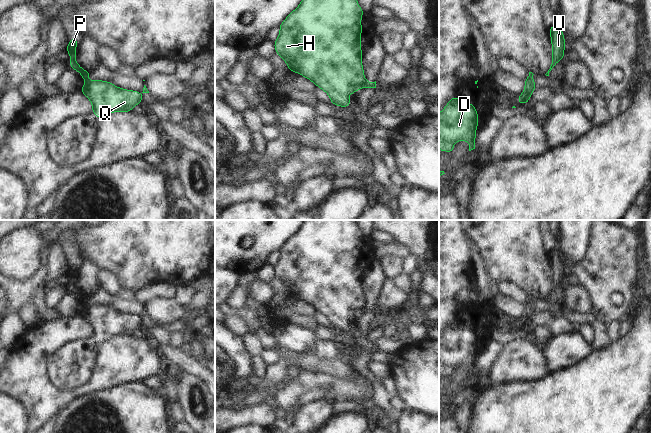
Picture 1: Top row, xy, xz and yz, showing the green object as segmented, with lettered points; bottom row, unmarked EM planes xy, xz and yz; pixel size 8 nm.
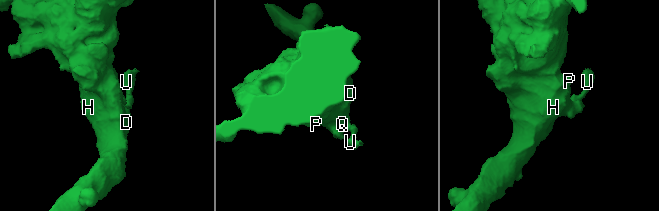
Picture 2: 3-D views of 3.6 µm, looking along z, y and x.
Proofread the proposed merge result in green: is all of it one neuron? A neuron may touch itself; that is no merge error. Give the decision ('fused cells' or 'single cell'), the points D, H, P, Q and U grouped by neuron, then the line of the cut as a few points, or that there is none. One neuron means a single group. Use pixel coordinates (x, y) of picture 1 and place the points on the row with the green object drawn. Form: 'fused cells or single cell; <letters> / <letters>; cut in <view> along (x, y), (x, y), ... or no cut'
fused cells; D H P Q / U; cut in yz along (522, 93), (523, 97), (529, 98)

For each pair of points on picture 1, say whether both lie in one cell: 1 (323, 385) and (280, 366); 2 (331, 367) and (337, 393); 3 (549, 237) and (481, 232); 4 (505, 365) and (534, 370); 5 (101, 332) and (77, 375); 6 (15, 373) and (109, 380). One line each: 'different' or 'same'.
1: different
2: different
3: different
4: same
5: same
6: same

